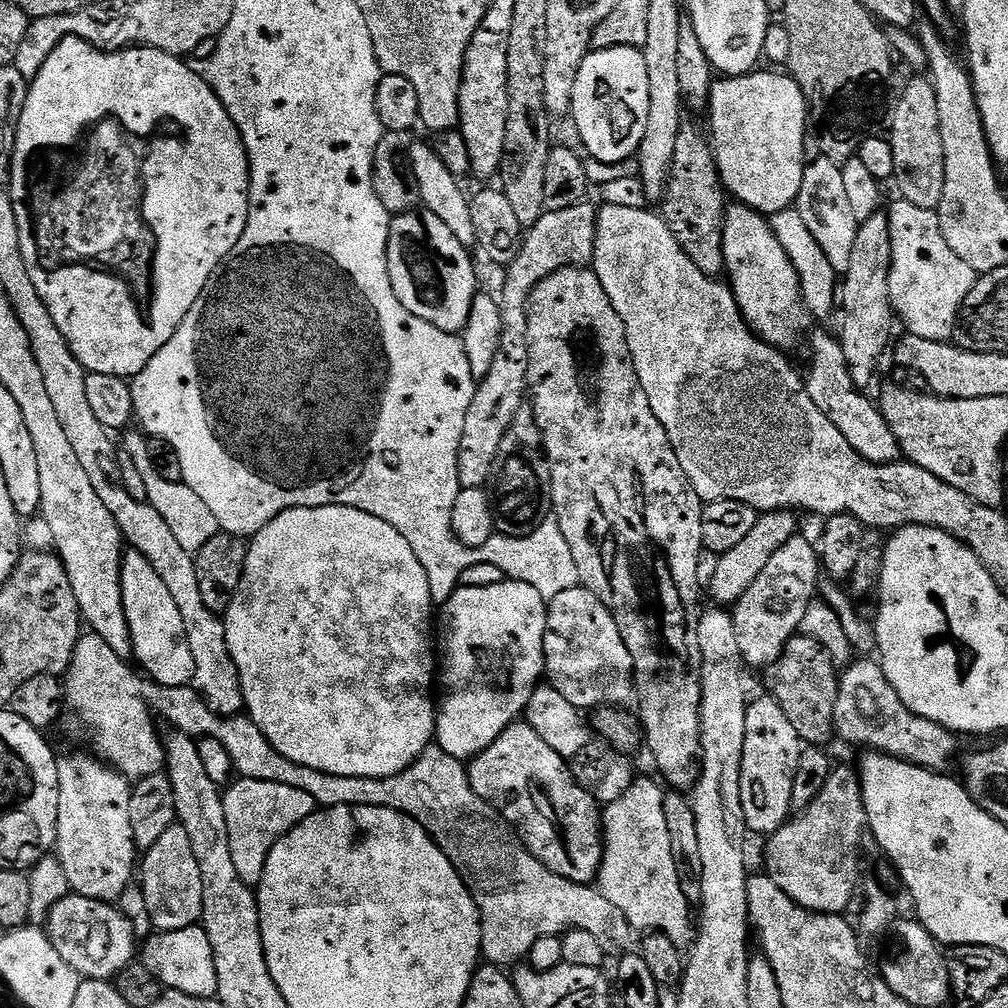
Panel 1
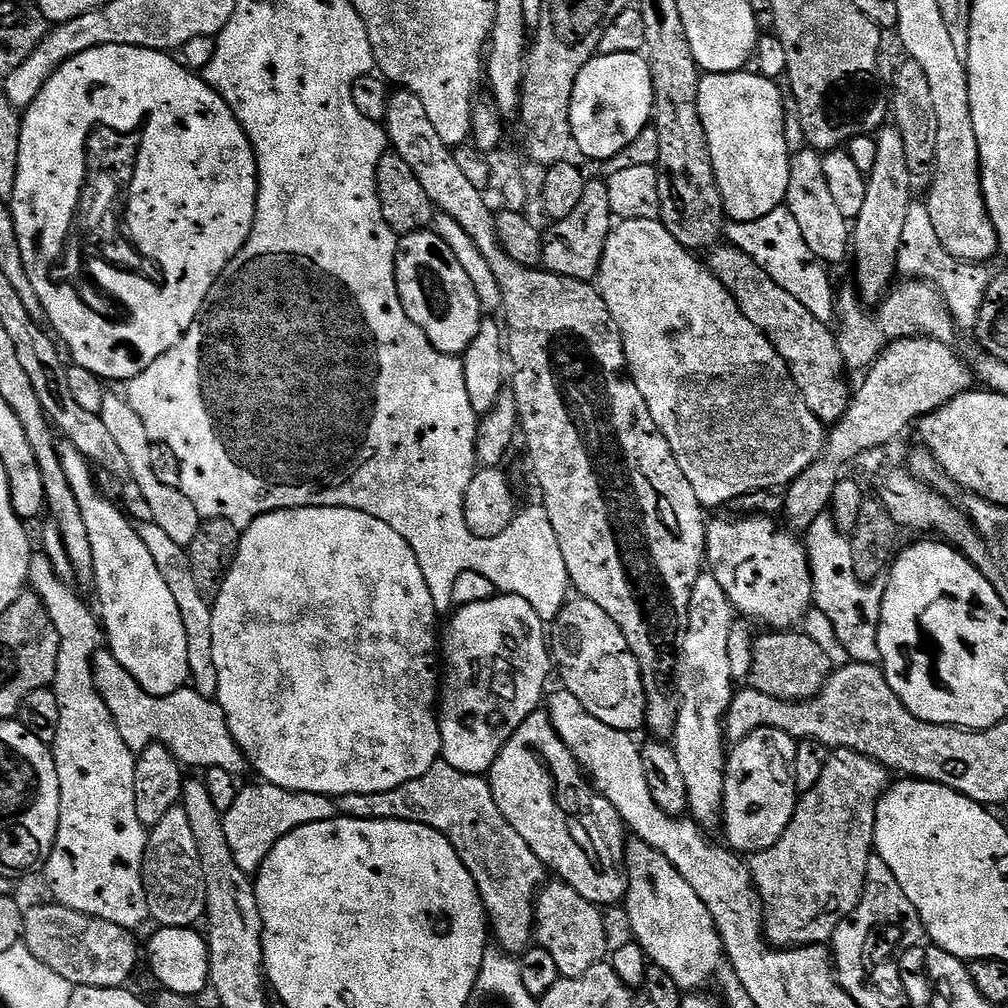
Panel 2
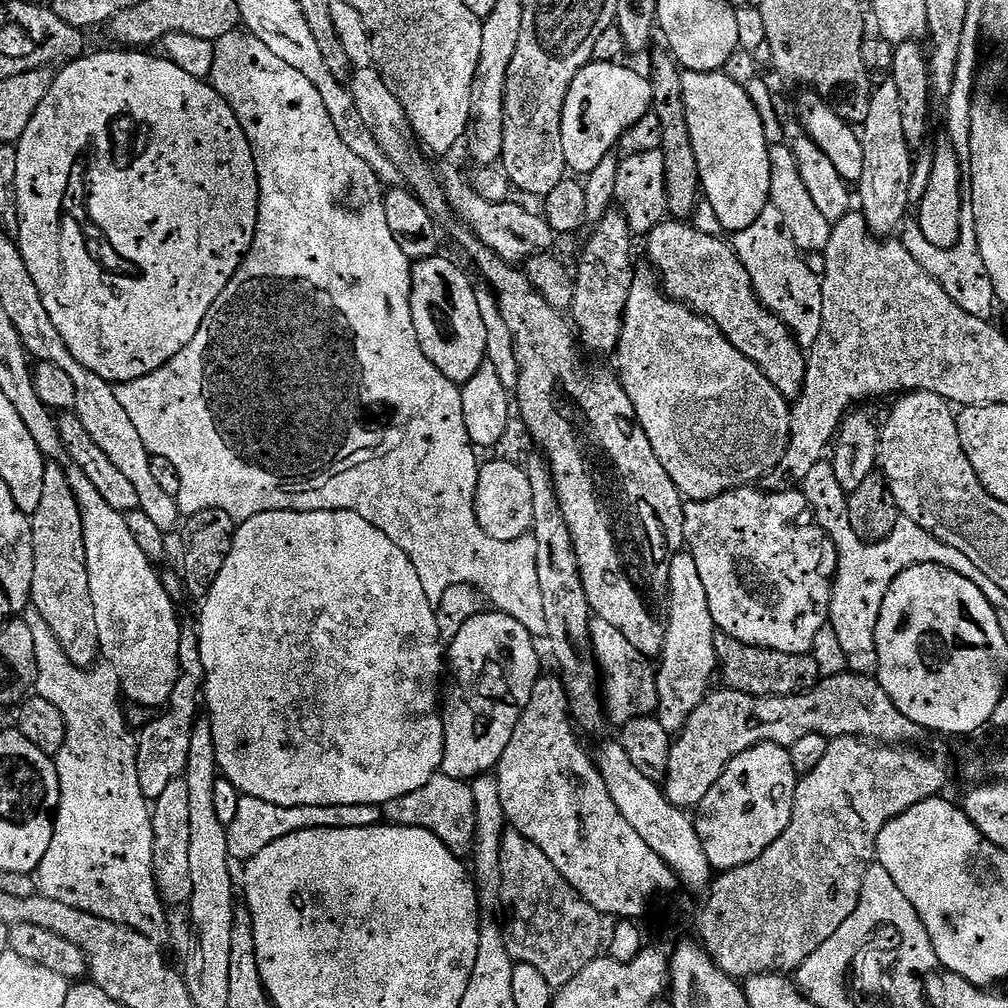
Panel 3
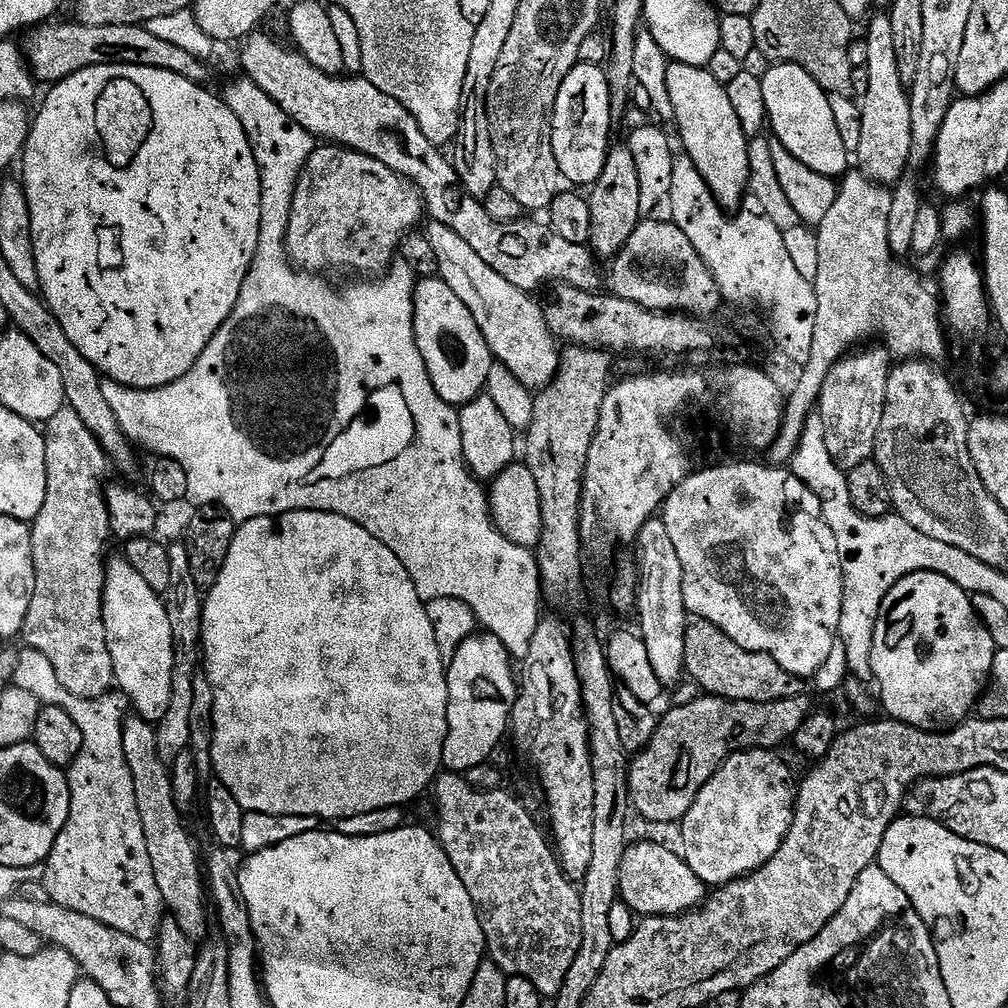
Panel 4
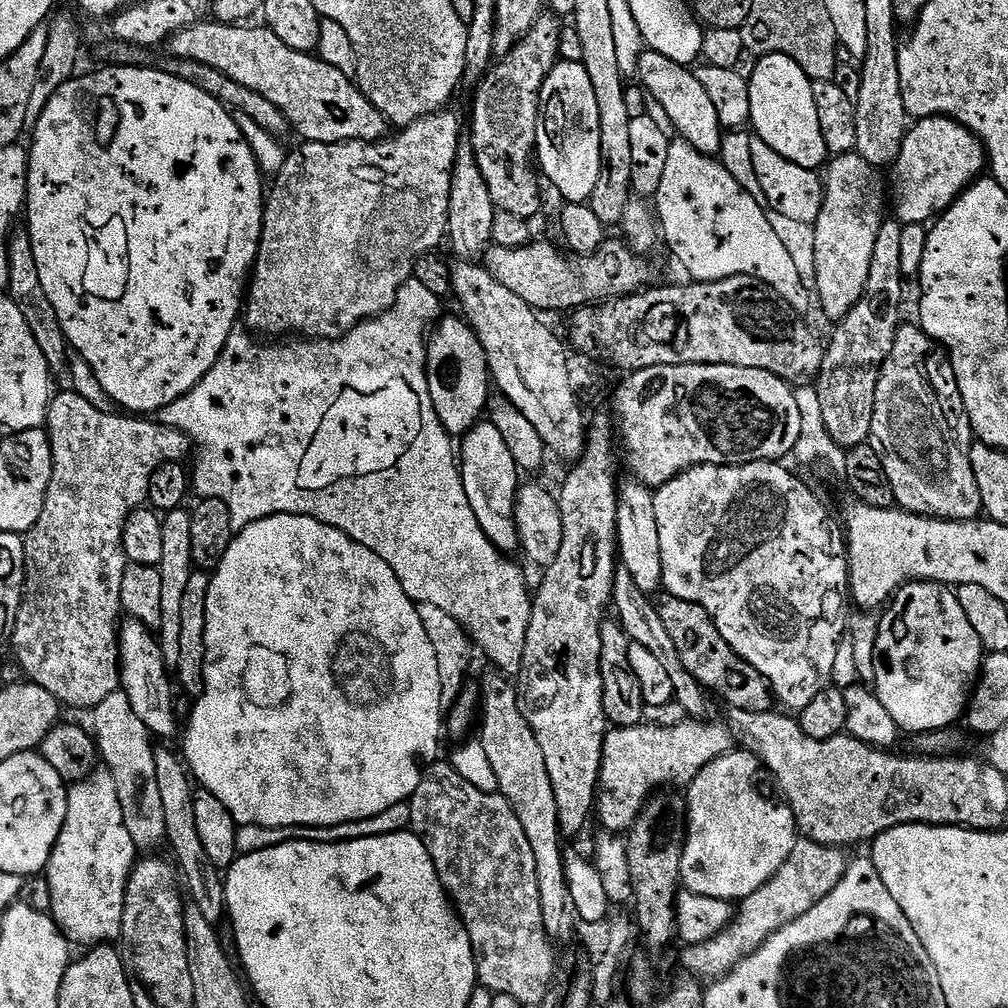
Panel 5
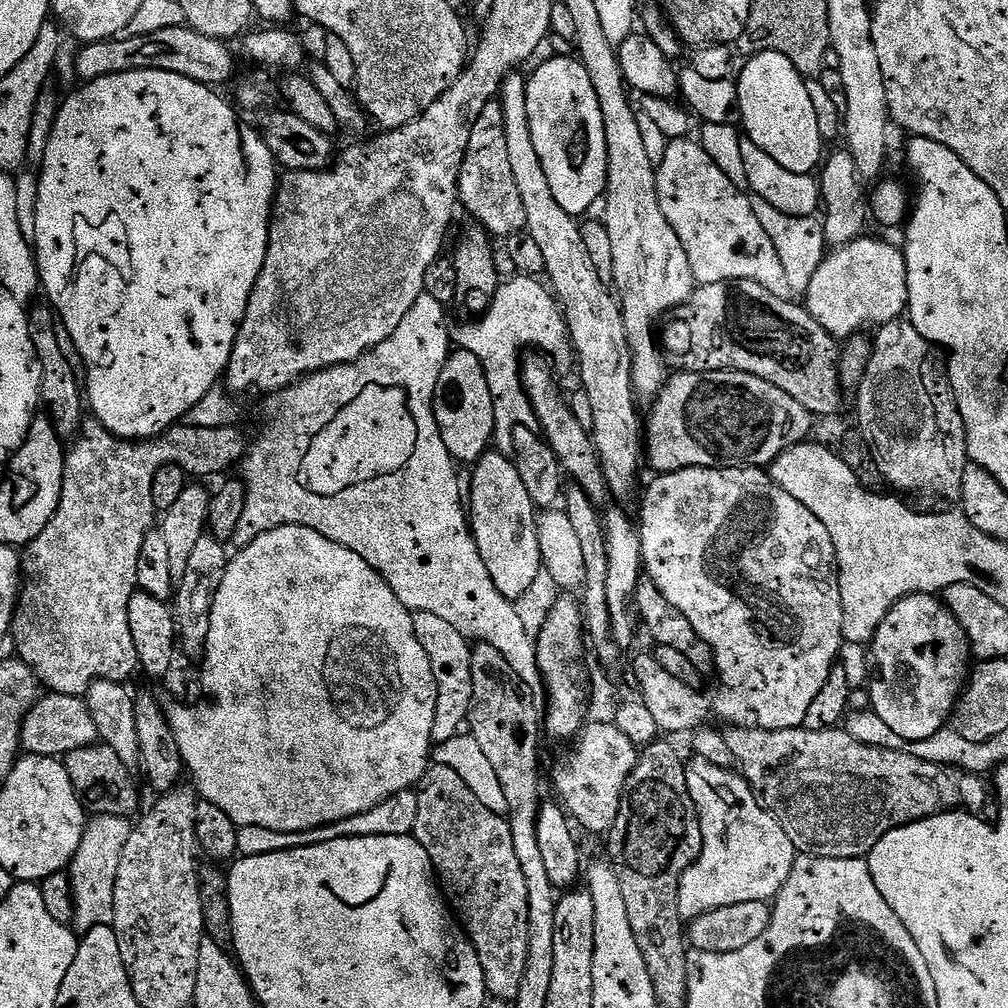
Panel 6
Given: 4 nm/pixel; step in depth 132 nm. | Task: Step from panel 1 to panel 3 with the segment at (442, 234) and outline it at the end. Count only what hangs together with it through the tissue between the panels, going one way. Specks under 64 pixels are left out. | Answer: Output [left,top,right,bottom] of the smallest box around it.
[410,254,488,386]

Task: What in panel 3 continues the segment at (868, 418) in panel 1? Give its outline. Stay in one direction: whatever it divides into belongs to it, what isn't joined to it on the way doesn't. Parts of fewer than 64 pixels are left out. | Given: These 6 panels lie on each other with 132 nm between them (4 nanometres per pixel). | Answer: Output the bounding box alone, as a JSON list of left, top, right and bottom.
[646,218,806,402]

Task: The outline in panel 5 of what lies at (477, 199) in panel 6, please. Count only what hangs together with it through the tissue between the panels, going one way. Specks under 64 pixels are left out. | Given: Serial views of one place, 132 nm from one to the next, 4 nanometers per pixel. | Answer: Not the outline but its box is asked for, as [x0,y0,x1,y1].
[470,14,561,221]

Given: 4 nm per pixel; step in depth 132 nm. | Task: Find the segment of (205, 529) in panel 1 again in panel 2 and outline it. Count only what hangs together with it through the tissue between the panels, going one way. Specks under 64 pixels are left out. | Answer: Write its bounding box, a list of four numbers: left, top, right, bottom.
[98,394,202,549]

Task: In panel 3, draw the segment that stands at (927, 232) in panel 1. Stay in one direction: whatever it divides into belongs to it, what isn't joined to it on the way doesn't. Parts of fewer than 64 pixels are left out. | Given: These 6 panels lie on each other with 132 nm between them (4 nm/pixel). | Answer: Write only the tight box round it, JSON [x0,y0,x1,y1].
[898,218,998,321]

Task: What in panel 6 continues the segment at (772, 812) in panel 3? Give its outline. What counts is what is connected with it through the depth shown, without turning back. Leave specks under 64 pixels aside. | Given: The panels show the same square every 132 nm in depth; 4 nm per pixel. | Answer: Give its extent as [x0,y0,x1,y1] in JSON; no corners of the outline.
[678,755,798,922]

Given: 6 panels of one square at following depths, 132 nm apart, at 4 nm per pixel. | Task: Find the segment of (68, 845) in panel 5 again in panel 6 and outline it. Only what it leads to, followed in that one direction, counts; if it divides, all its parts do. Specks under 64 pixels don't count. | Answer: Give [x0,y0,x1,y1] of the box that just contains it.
[70,815,133,934]

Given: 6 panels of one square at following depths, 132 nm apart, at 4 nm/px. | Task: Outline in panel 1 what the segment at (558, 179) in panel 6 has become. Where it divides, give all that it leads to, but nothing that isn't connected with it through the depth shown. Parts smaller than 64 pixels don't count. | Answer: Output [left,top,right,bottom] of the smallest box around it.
[571,48,650,164]

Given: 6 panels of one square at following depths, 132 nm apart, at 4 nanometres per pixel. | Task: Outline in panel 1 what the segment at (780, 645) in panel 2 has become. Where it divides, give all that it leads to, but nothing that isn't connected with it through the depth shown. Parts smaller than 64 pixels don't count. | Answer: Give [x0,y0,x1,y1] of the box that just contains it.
[766,635,840,746]

